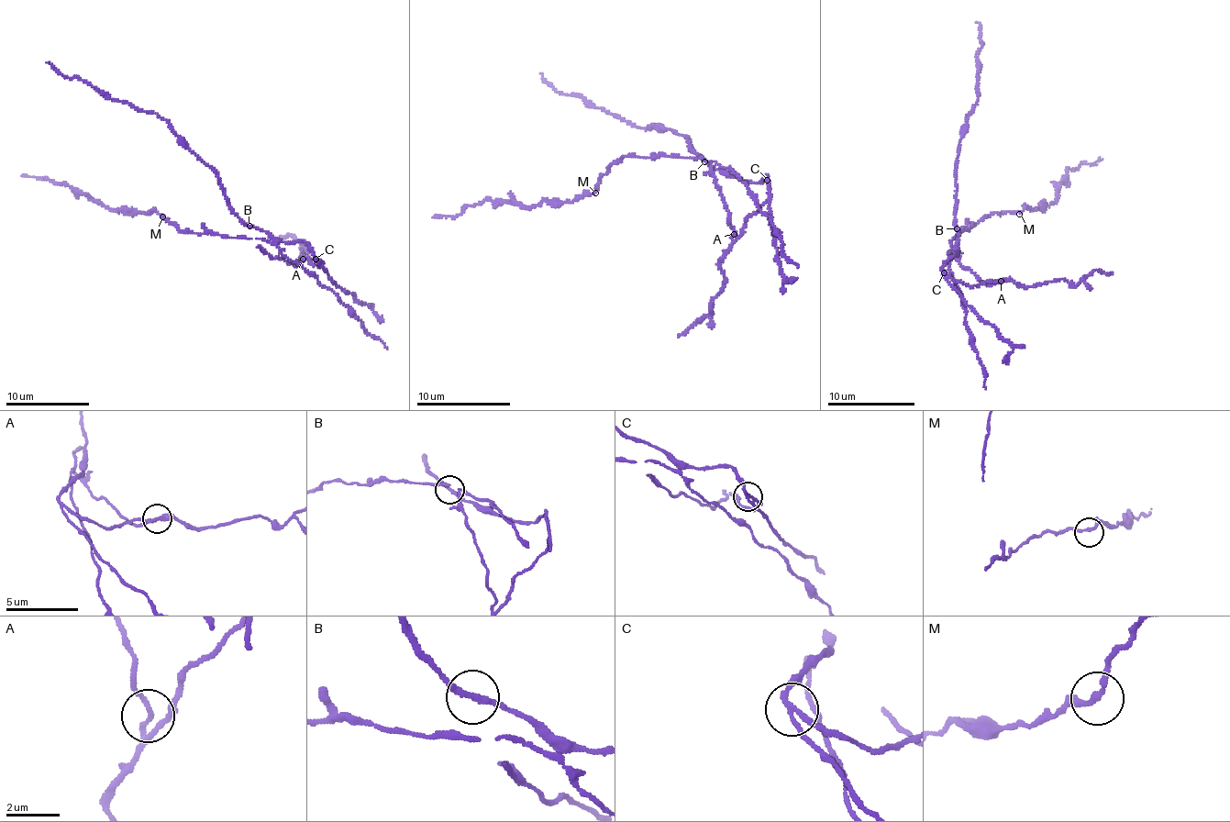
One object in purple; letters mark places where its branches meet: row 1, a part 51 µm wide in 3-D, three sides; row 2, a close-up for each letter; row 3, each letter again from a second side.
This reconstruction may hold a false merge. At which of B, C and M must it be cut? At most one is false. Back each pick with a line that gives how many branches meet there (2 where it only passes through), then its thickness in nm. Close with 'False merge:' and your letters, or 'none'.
C: Branches: 3. Thickness 170 nm
False merge: C

